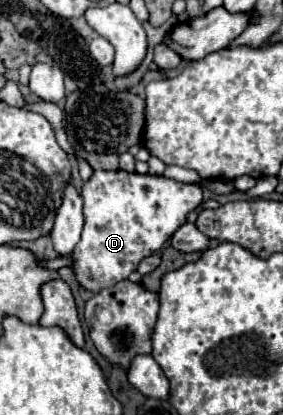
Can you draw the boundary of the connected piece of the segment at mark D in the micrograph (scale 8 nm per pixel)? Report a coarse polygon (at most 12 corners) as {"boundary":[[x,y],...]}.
{"boundary":[[93,171],[71,253],[99,293],[157,253],[201,185]]}

